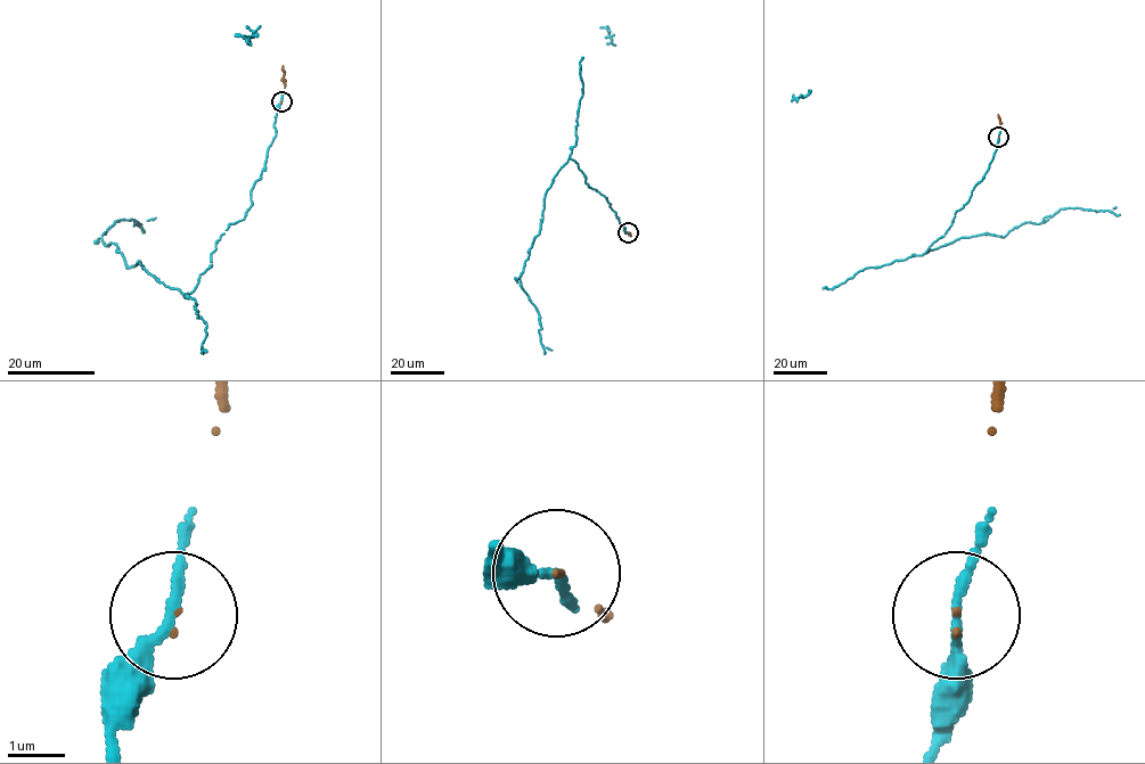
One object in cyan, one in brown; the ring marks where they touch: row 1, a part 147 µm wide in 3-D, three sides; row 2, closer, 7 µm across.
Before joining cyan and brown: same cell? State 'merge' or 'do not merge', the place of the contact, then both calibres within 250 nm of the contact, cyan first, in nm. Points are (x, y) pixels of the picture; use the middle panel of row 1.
merge; at (628, 232); 160 nm thick on the cyan side, 40 nm on the other

